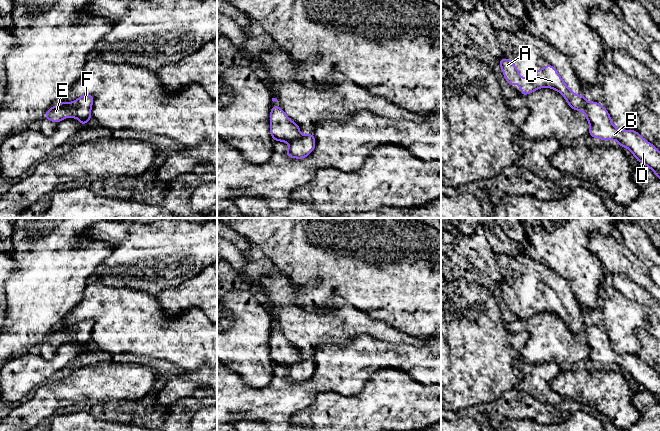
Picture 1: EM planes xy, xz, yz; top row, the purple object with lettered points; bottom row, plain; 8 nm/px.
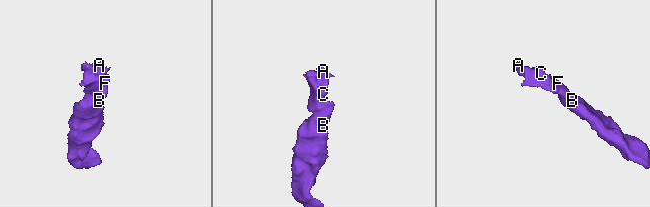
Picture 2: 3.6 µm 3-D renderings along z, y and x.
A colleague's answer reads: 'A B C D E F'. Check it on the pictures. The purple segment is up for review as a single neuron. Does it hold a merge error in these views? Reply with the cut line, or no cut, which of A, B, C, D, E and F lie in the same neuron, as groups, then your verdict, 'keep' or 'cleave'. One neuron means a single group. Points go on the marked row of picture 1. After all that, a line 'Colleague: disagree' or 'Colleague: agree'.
cut none; groups A B C D E F; keep
Colleague: agree

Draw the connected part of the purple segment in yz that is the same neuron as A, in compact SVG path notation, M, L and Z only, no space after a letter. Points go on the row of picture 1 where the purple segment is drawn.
M510 58L501 59L499 66L510 86L517 84L521 87L521 95L528 95L543 87L560 92L572 109L585 114L590 125L589 134L593 138L616 140L620 147L628 148L638 162L643 162L660 179L660 152L658 149L637 131L616 128L605 107L595 101L587 102L584 94L574 94L551 64L537 70L533 76L525 78L519 76L519 69L514 66Z

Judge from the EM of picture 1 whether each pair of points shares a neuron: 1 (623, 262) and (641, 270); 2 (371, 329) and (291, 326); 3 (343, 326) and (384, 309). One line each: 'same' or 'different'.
1: same
2: same
3: different

